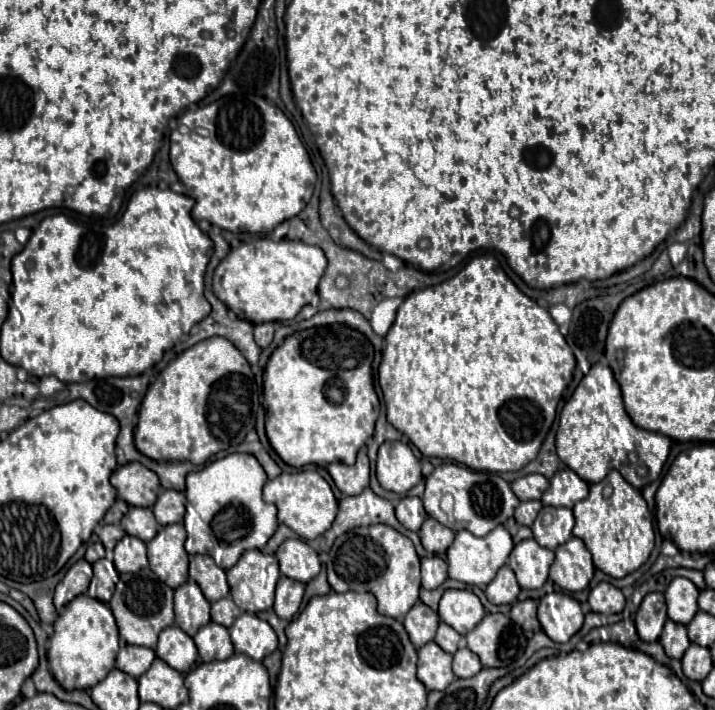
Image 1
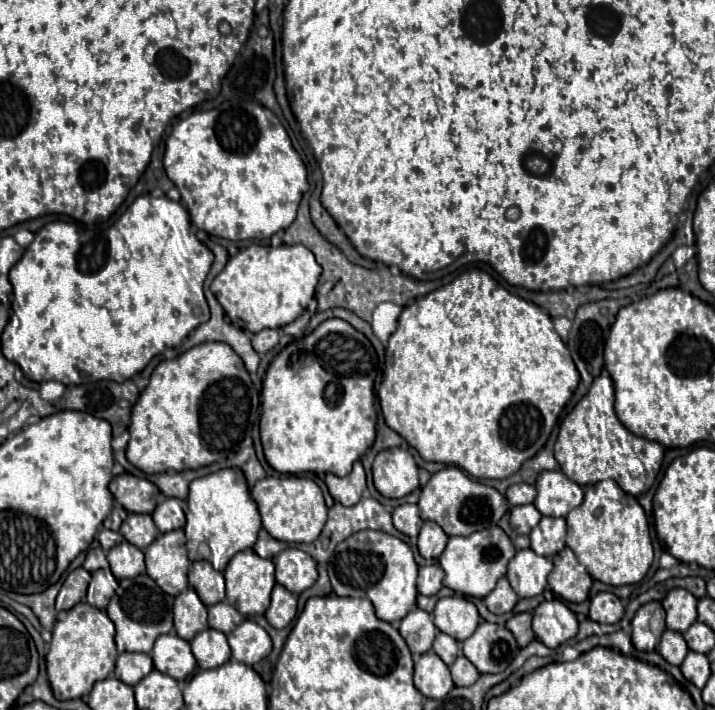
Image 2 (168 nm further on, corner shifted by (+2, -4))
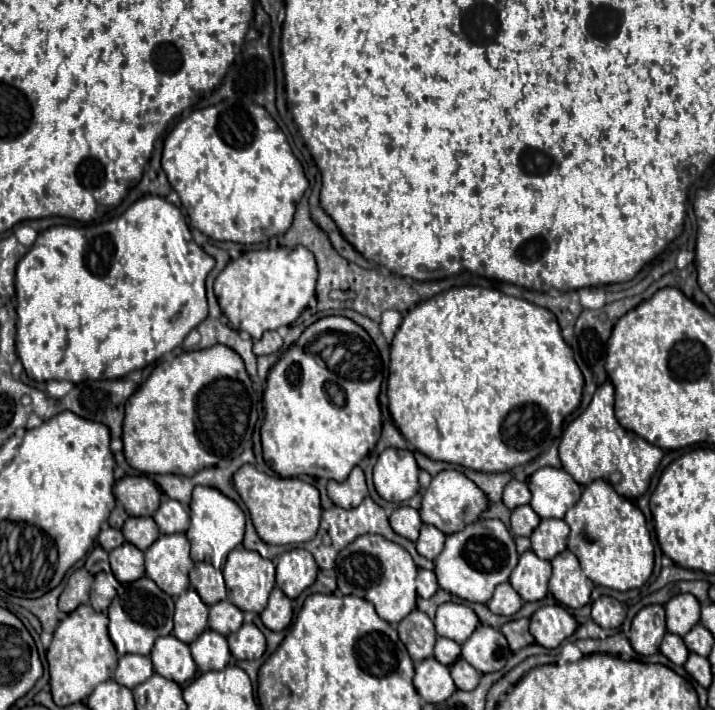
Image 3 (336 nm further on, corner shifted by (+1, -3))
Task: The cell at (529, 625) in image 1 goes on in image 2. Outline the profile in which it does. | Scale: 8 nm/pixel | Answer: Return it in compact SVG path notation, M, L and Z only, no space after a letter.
M531 613L513 615L513 617L505 623L505 627L515 635L519 647L525 647L525 645L529 645L529 643L535 639L535 633L533 633L533 629L531 629Z

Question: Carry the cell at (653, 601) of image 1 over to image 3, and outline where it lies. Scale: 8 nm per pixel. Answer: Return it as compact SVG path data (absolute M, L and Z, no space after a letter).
M650 604L644 606L634 616L632 630L630 630L630 644L640 656L650 656L658 652L664 634L666 634L664 606Z

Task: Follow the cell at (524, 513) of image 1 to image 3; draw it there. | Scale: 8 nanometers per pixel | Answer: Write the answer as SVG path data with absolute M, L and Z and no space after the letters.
M528 504L518 506L512 512L512 532L516 536L530 536L538 524L540 524L540 516Z

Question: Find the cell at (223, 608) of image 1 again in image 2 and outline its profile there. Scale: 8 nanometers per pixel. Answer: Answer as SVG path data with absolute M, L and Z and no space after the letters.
M221 601L221 603L208 608L209 627L213 627L225 635L231 633L241 621L243 621L243 615L227 601Z

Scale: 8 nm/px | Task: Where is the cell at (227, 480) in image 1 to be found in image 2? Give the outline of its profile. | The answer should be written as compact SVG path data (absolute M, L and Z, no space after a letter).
M221 469L217 473L195 479L189 485L189 499L186 501L187 549L191 561L213 559L213 569L223 571L229 559L255 545L261 529L261 515L257 513L255 501L249 497L249 487L239 469Z

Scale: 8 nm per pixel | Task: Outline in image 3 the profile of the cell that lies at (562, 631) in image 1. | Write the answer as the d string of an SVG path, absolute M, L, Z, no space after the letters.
M560 604L540 606L530 618L530 632L534 640L544 648L558 648L558 644L570 638L576 630L576 620Z

